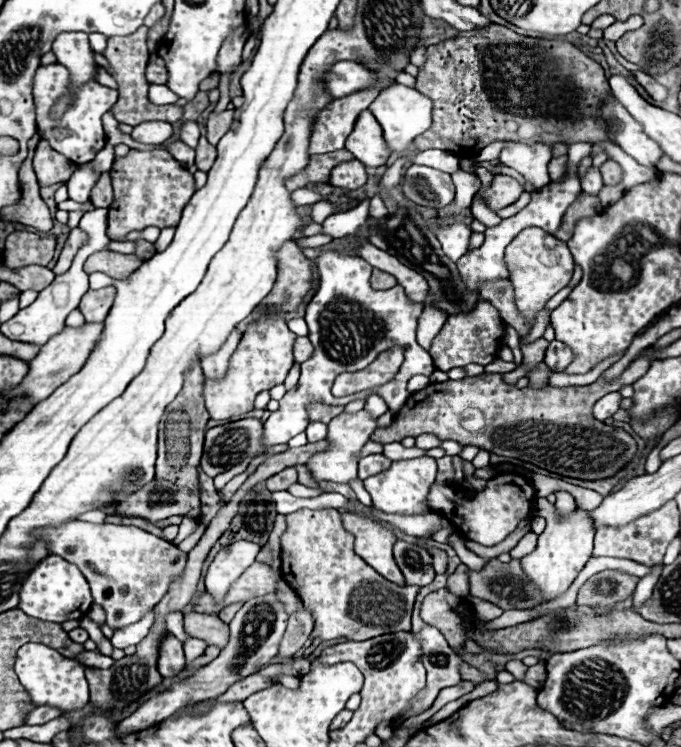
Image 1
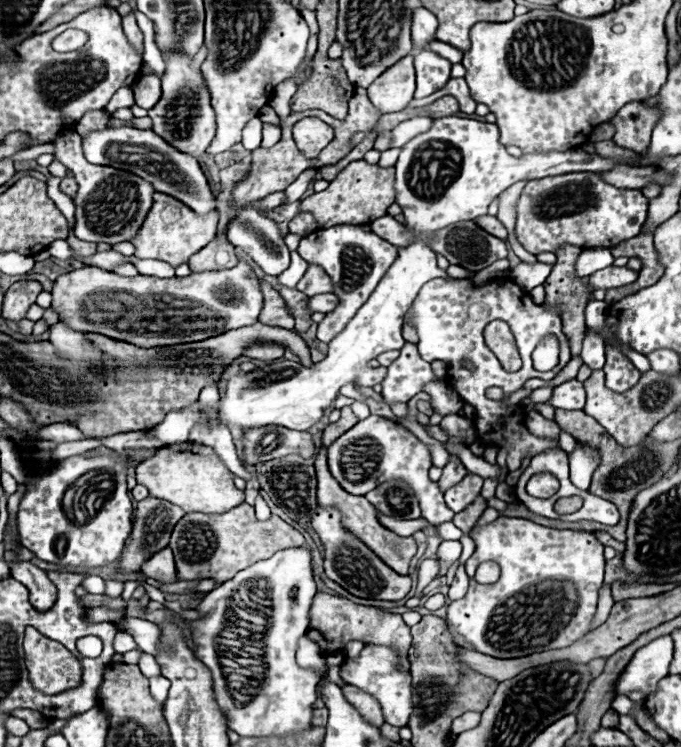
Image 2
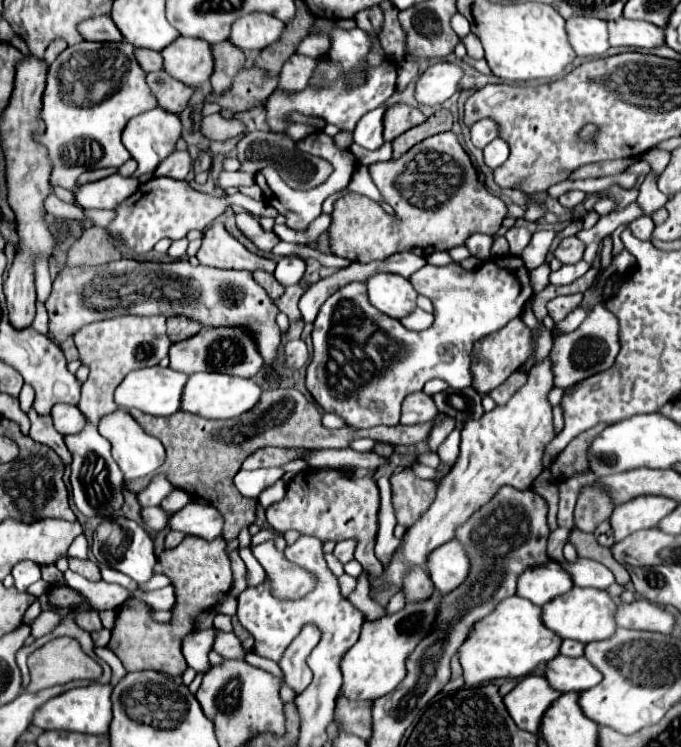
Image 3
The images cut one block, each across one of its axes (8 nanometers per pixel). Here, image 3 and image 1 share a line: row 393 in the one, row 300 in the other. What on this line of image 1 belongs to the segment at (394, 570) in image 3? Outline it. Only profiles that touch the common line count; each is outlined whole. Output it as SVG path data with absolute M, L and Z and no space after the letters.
M542 228L522 230L522 234L518 234L506 248L504 260L510 270L510 282L516 292L518 310L530 320L530 324L534 324L538 310L542 310L546 302L570 282L574 270L574 260L566 242L560 242L552 234L546 234Z

